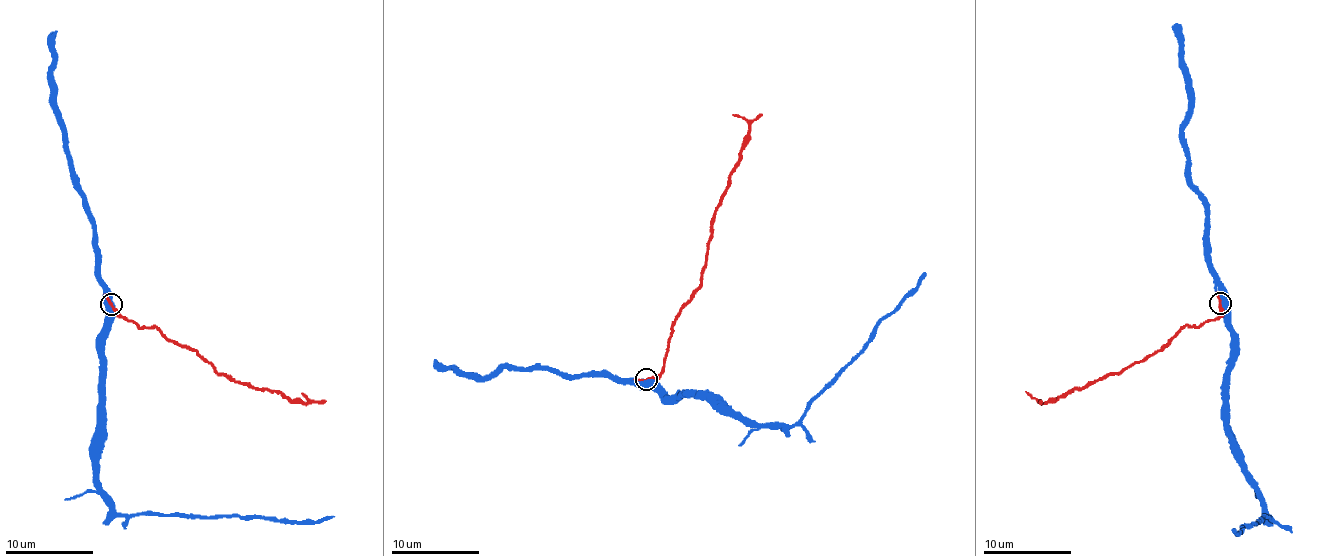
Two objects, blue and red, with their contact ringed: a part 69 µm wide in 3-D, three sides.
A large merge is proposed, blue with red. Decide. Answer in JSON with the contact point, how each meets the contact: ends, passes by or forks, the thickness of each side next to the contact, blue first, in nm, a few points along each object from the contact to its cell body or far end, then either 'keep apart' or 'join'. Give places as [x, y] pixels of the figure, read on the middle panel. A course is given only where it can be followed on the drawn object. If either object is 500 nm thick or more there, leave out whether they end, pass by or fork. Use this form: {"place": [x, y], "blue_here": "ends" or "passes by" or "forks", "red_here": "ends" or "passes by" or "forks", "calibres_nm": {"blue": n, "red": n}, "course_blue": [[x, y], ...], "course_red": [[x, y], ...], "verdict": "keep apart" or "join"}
{"place": [646, 379], "calibres_nm": {"blue": 550, "red": 220}, "course_blue": [[647, 381], [667, 396], [719, 397], [757, 423], [789, 426], [853, 362], [882, 319], [911, 296], [926, 273]], "course_red": [[647, 379], [663, 370], [672, 322], [701, 283], [712, 213], [749, 134], [747, 121], [733, 114]], "verdict": "join"}

